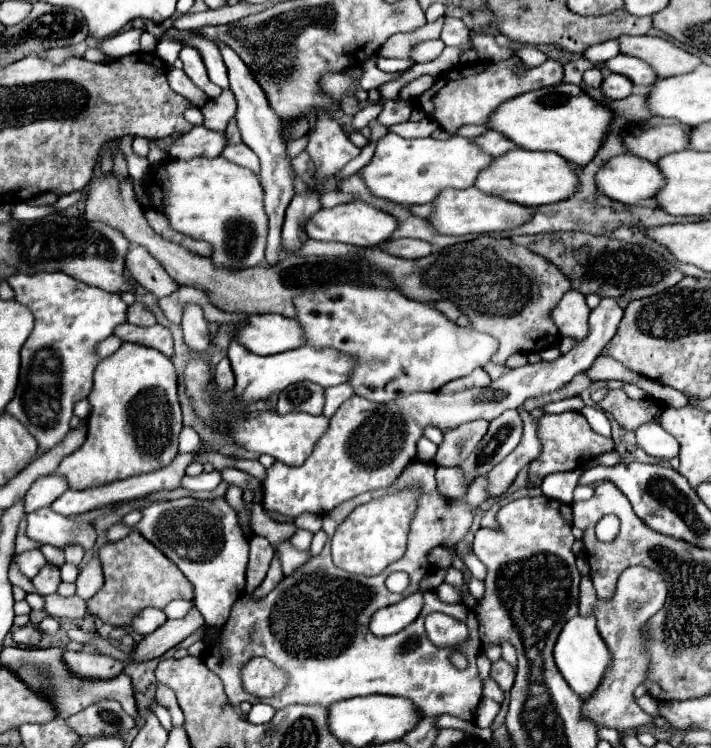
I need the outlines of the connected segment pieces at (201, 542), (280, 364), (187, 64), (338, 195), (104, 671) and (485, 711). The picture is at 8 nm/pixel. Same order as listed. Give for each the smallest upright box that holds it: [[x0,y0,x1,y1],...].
[[108,498,248,626],[228,338,356,410],[178,46,222,98],[322,190,356,208],[64,652,124,678],[476,698,500,728]]

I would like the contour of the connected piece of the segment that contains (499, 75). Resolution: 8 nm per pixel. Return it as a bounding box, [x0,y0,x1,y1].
[416,60,564,134]

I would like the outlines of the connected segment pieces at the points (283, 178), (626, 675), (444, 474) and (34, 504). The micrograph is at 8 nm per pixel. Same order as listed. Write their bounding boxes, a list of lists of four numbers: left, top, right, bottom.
[[218,42,294,264],[580,566,666,732],[436,468,474,498],[24,474,68,514]]

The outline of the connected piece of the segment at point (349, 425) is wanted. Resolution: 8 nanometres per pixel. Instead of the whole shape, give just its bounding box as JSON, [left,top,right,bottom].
[262,298,622,518]

